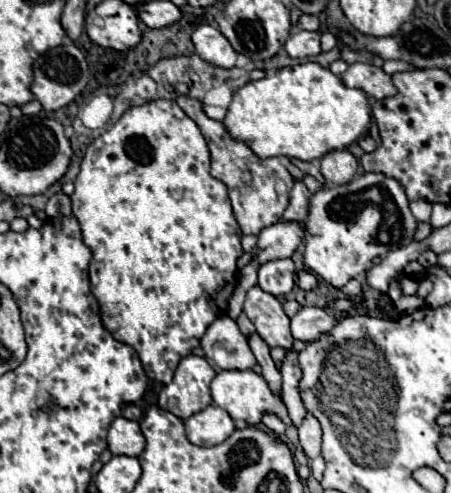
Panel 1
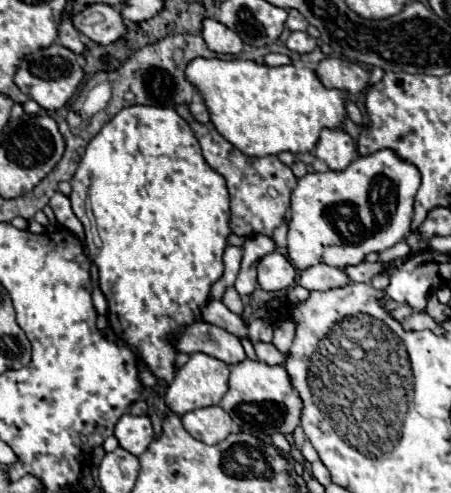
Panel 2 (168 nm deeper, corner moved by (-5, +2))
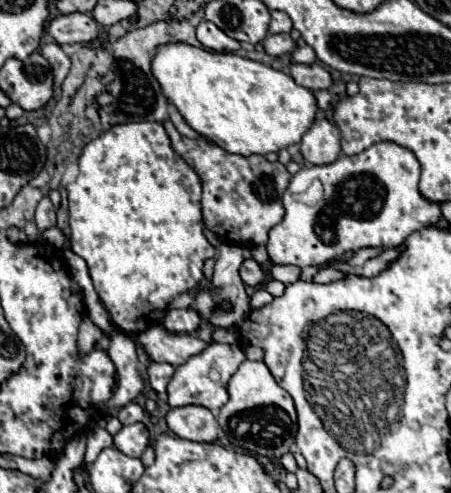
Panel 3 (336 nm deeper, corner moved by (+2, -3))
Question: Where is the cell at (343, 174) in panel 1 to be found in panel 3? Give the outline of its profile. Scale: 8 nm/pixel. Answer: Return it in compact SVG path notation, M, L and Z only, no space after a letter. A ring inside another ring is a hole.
M316 119L314 125L304 133L300 151L304 161L312 165L330 165L336 161L342 153L336 125L332 125L328 119Z

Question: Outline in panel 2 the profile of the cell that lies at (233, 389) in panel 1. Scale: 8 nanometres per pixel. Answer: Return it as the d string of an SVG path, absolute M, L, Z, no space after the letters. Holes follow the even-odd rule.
M245 358L243 362L231 366L229 376L229 392L223 396L219 406L231 416L231 420L247 434L253 434L257 438L269 438L275 432L281 432L283 436L293 434L293 430L299 424L301 418L301 398L295 392L287 370L283 366L269 366L259 360Z

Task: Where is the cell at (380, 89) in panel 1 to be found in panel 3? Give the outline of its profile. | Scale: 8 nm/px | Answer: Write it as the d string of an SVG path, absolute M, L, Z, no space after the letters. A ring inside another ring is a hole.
M294 63L290 67L290 75L292 75L294 81L298 81L298 85L302 85L302 87L306 87L310 91L330 89L330 85L332 85L332 75L320 63L312 63L312 65Z

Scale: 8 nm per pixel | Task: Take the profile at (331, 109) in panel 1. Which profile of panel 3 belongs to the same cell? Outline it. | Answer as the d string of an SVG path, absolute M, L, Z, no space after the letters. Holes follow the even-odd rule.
M170 43L156 51L152 59L152 73L160 81L168 101L176 105L190 127L234 155L250 157L288 149L290 145L302 141L302 135L312 127L318 115L318 101L310 89L296 85L296 81L284 71L234 53L214 53L186 43Z

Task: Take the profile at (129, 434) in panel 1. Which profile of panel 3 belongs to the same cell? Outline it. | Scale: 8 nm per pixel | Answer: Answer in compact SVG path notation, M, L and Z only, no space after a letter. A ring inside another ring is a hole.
M132 423L124 425L116 435L114 435L114 447L122 451L128 457L140 457L150 441L148 429L144 423Z

